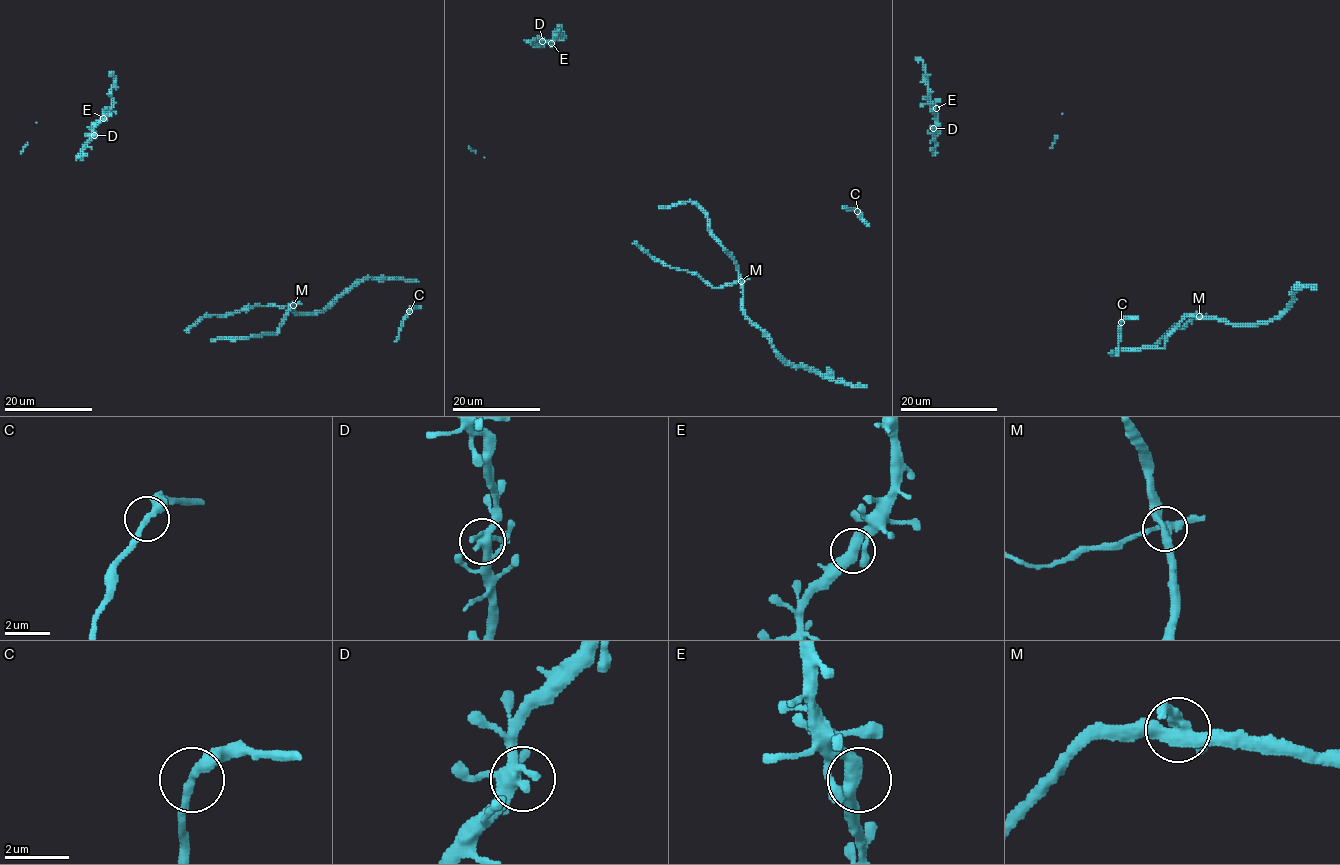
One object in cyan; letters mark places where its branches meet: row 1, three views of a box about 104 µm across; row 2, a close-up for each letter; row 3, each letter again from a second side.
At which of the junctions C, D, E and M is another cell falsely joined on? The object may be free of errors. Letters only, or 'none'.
M

